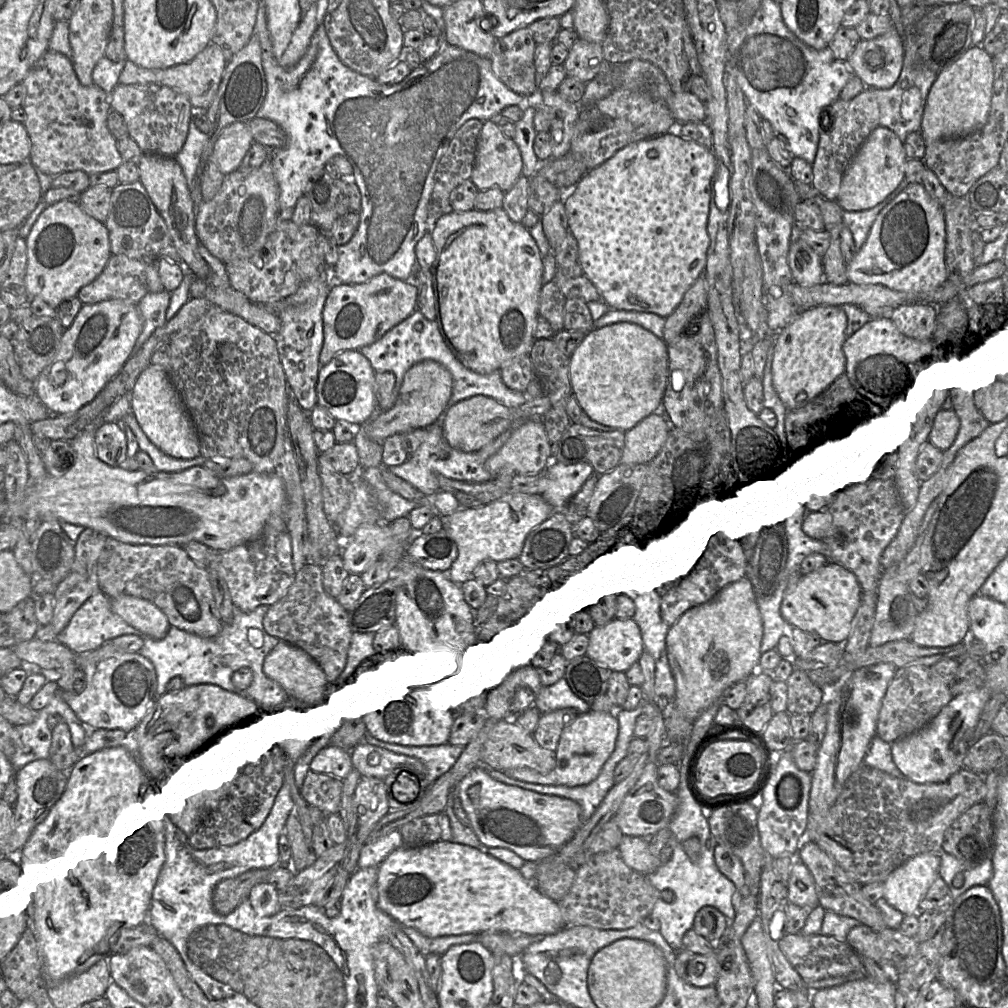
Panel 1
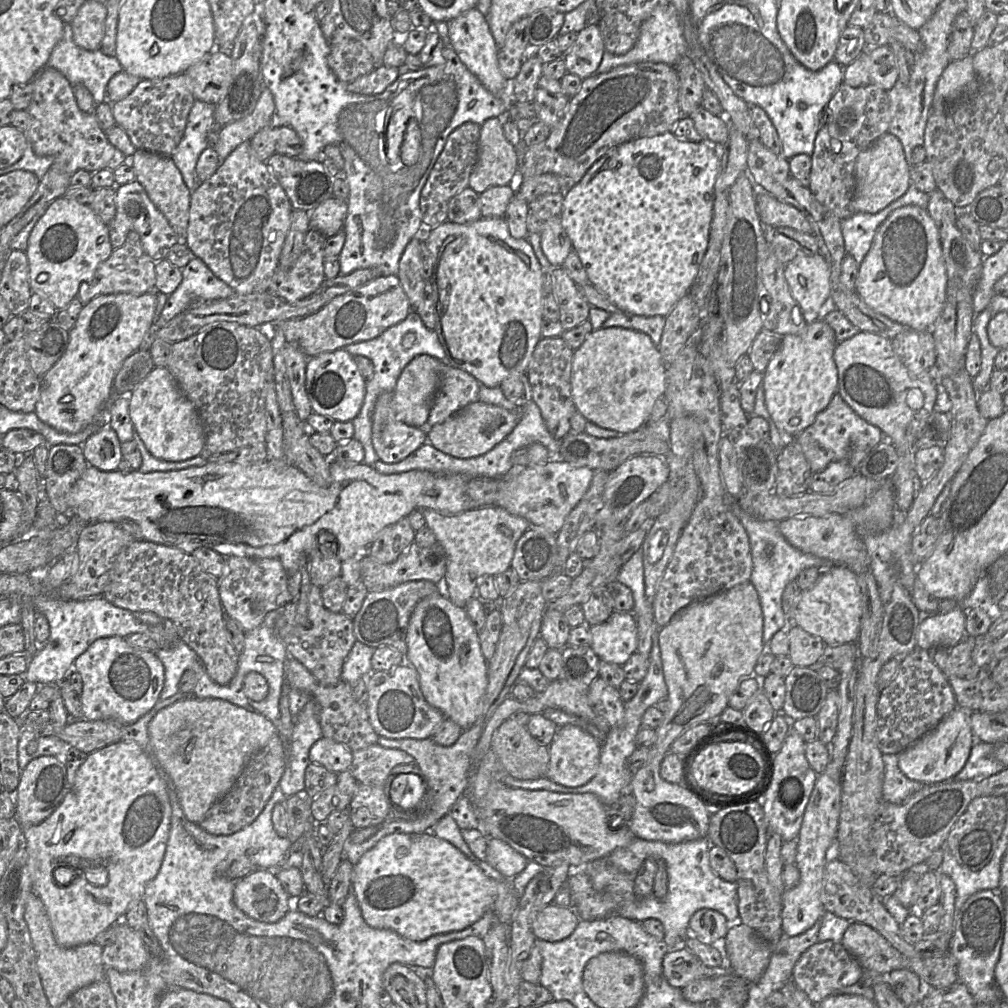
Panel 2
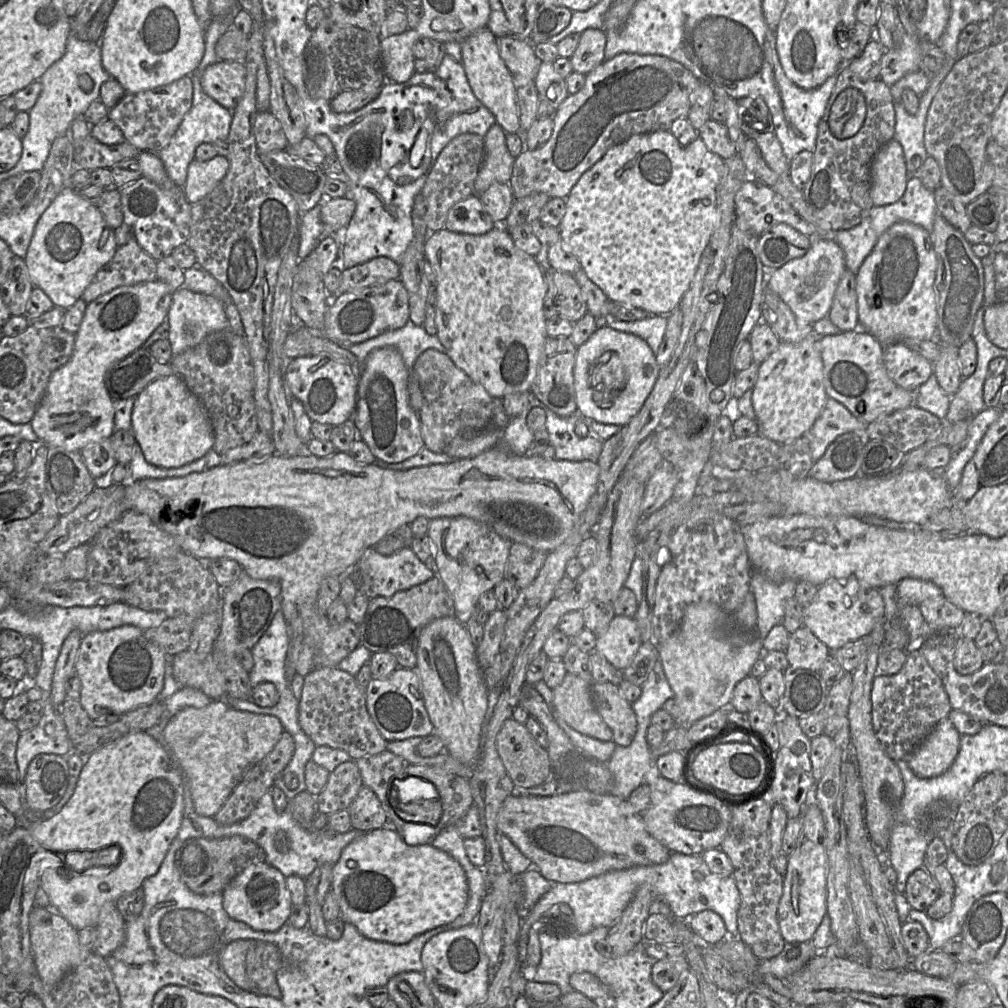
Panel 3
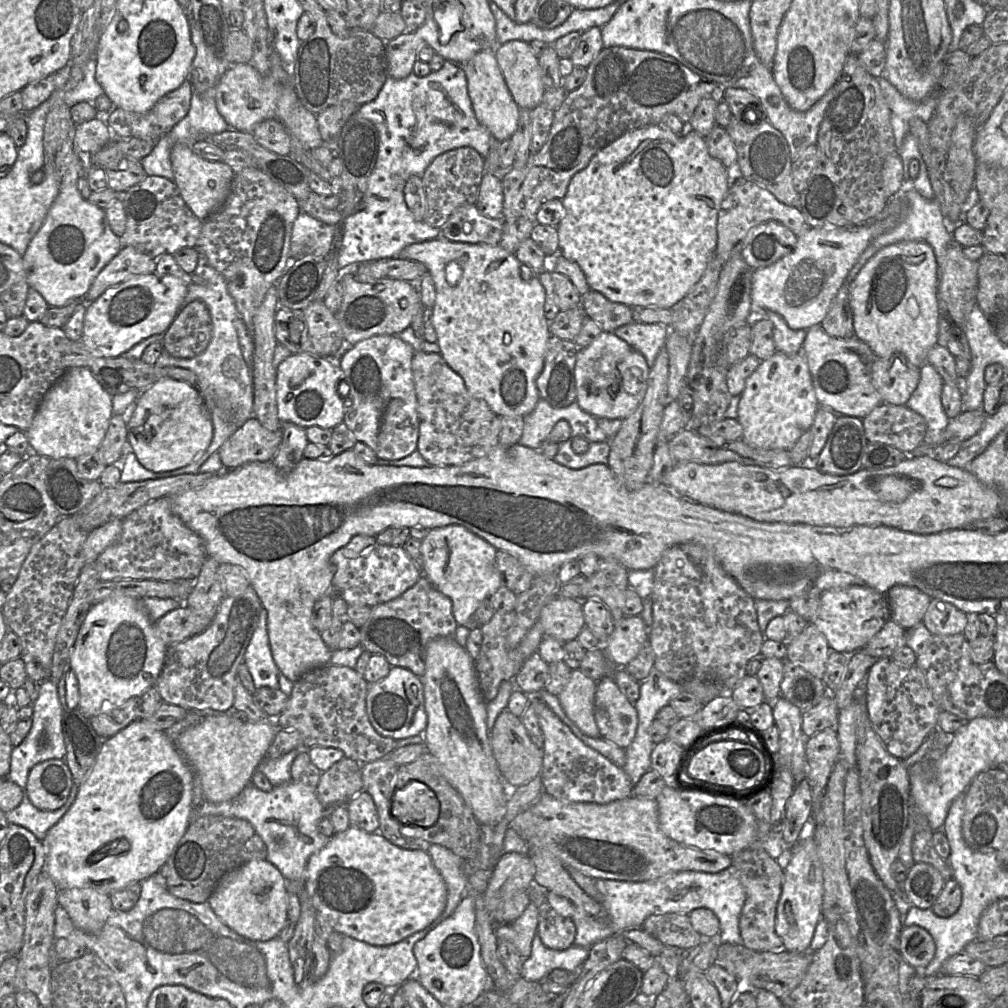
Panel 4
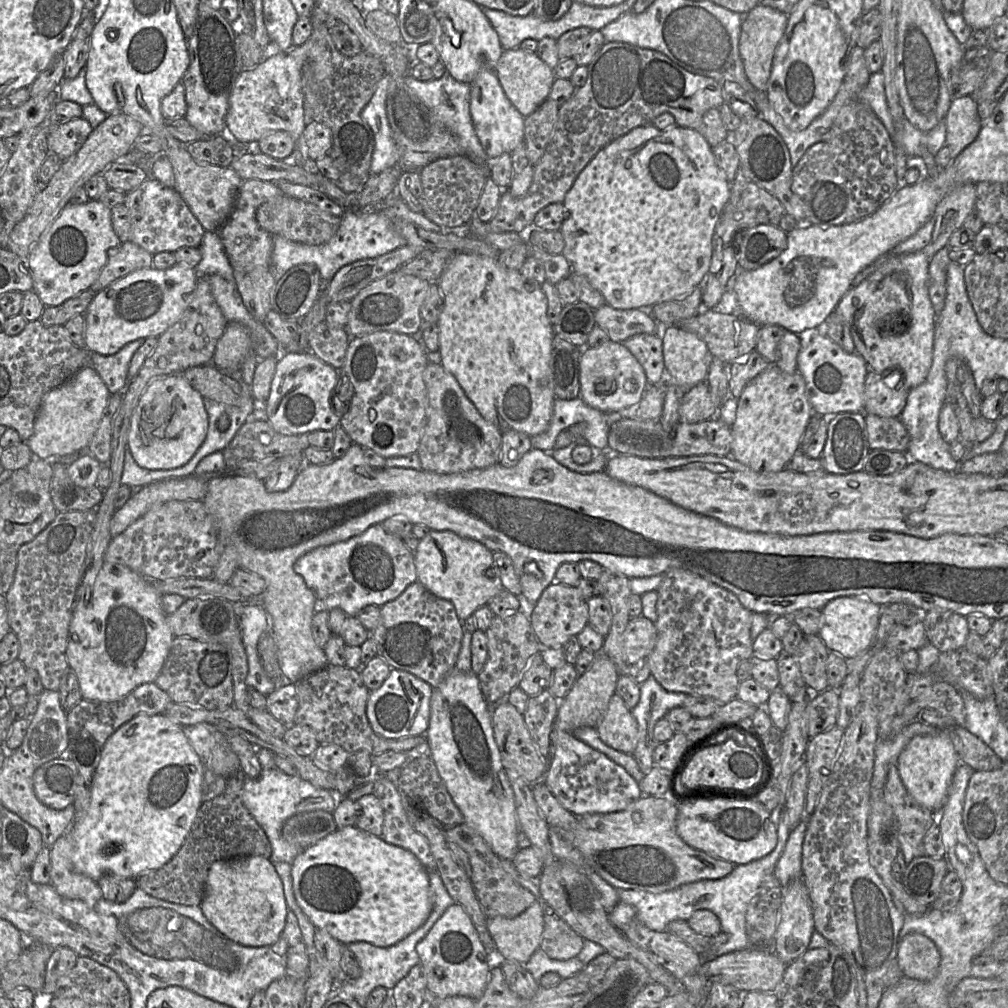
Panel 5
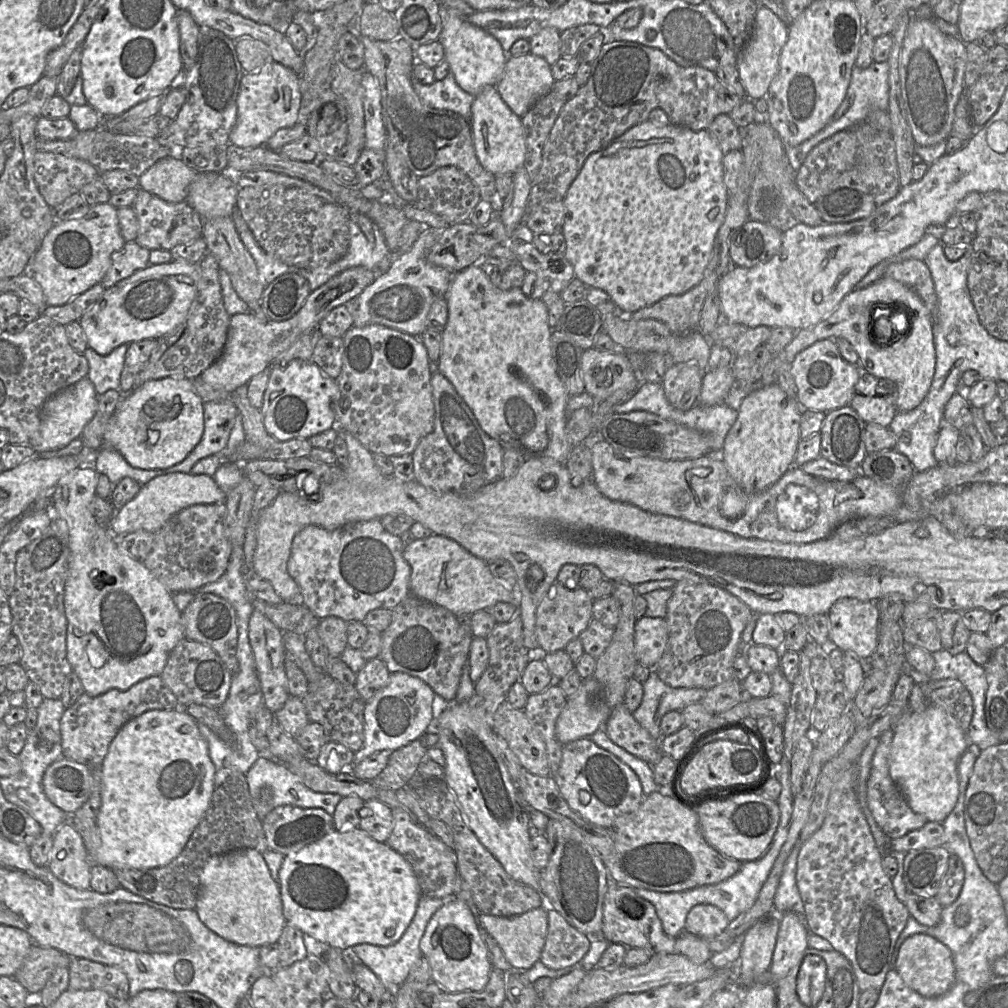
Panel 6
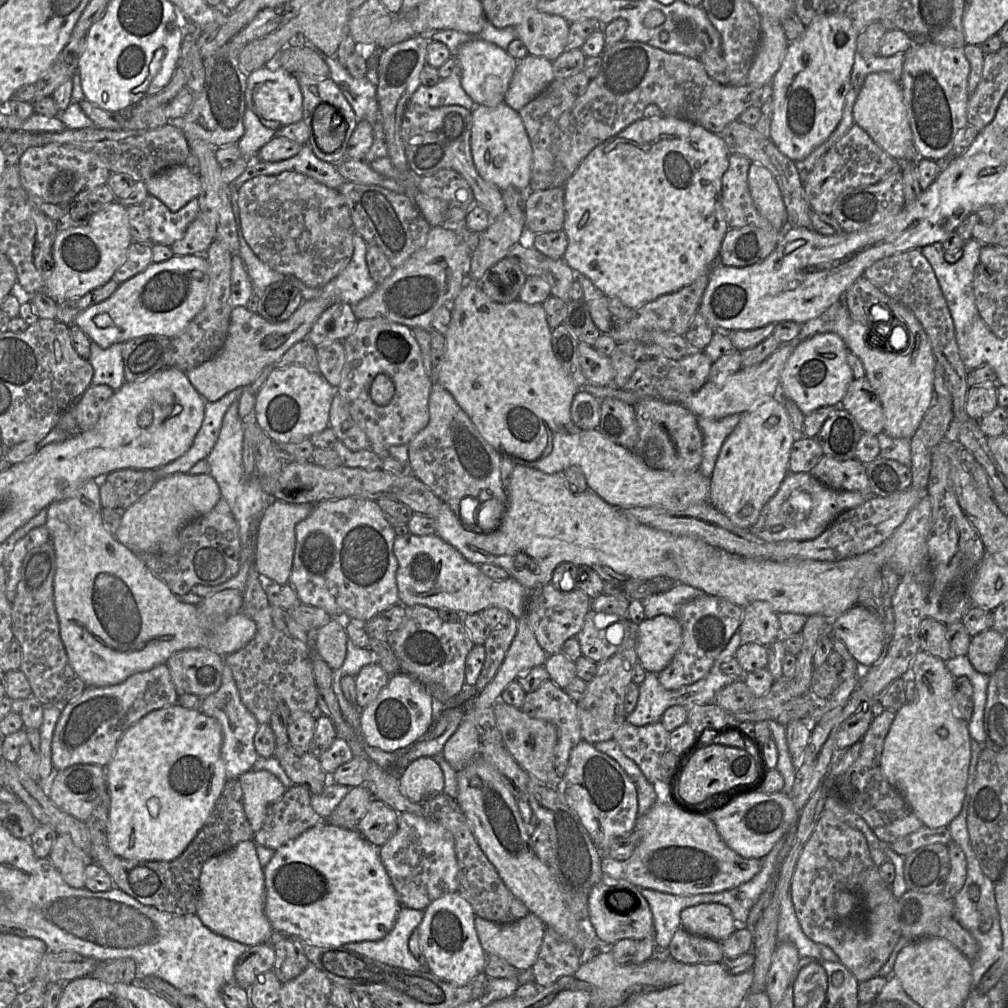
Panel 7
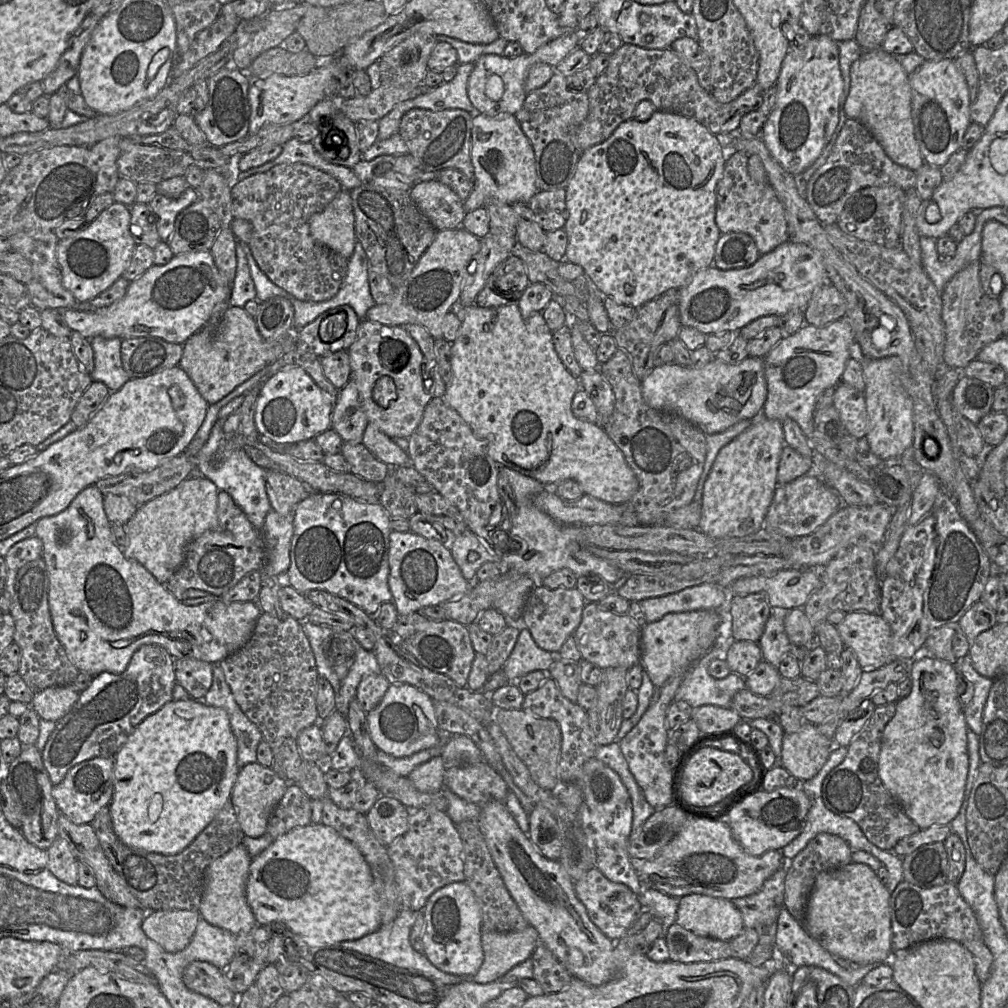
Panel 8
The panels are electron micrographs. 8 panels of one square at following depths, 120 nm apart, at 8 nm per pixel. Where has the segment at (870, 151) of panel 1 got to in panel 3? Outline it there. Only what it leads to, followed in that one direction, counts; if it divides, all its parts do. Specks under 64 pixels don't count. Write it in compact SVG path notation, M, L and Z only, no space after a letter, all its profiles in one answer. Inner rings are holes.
M891 139L876 152L871 165L870 197L874 206L895 203L907 185L906 163L901 144Z

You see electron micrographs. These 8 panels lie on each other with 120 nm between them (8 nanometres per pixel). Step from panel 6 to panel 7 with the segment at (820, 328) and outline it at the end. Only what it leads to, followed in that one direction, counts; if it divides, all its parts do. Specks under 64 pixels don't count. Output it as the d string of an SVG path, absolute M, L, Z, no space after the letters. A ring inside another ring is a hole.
M843 296L843 307L836 313L836 319L831 331L839 335L846 343L847 349L862 362L865 376L877 393L881 402L885 424L883 433L891 438L911 439L923 419L928 408L935 403L937 395L934 393L934 370L937 360L934 356L929 337L919 320L910 309L891 299L889 306L892 315L898 318L907 333L907 346L901 350L886 347L886 342L874 346L867 336L870 332L868 325L864 325L851 318ZM799 334L791 341L781 346L762 363L741 368L725 378L722 382L706 381L695 394L686 394L671 388L671 382L665 378L653 378L659 399L684 406L697 417L706 419L720 419L732 414L743 414L753 410L759 404L772 399L776 387L780 383L781 373L785 364L799 343L808 339Z

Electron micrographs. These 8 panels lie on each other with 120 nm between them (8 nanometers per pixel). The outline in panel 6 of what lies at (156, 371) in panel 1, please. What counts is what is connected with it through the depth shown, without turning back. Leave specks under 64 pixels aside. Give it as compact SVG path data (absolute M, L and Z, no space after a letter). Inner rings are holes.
M166 377L124 393L106 425L103 447L117 450L135 468L166 469L182 462L200 442L203 432L204 402L192 380Z

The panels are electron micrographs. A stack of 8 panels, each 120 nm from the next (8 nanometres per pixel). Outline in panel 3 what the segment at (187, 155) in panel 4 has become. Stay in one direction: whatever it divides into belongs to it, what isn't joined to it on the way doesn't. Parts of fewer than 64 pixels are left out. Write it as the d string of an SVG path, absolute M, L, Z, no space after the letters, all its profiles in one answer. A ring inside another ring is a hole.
M221 155L204 162L193 159L188 166L183 187L187 201L194 204L208 195L224 178L228 169L228 159Z

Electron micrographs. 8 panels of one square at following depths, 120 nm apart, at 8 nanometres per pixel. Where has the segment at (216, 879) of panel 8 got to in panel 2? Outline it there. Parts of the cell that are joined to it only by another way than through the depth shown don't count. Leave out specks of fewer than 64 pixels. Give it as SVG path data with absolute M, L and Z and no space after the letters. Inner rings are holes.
M256 869L245 877L236 880L233 901L247 916L260 922L275 923L282 919L293 904L293 899L283 889L274 870Z

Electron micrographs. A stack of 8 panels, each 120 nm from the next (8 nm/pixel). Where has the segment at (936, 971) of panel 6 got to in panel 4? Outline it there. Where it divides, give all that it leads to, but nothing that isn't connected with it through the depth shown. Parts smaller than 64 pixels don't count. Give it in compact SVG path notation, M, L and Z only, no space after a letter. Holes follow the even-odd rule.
M903 927L897 945L903 959L917 970L923 970L933 960L935 943L931 935L922 927Z

